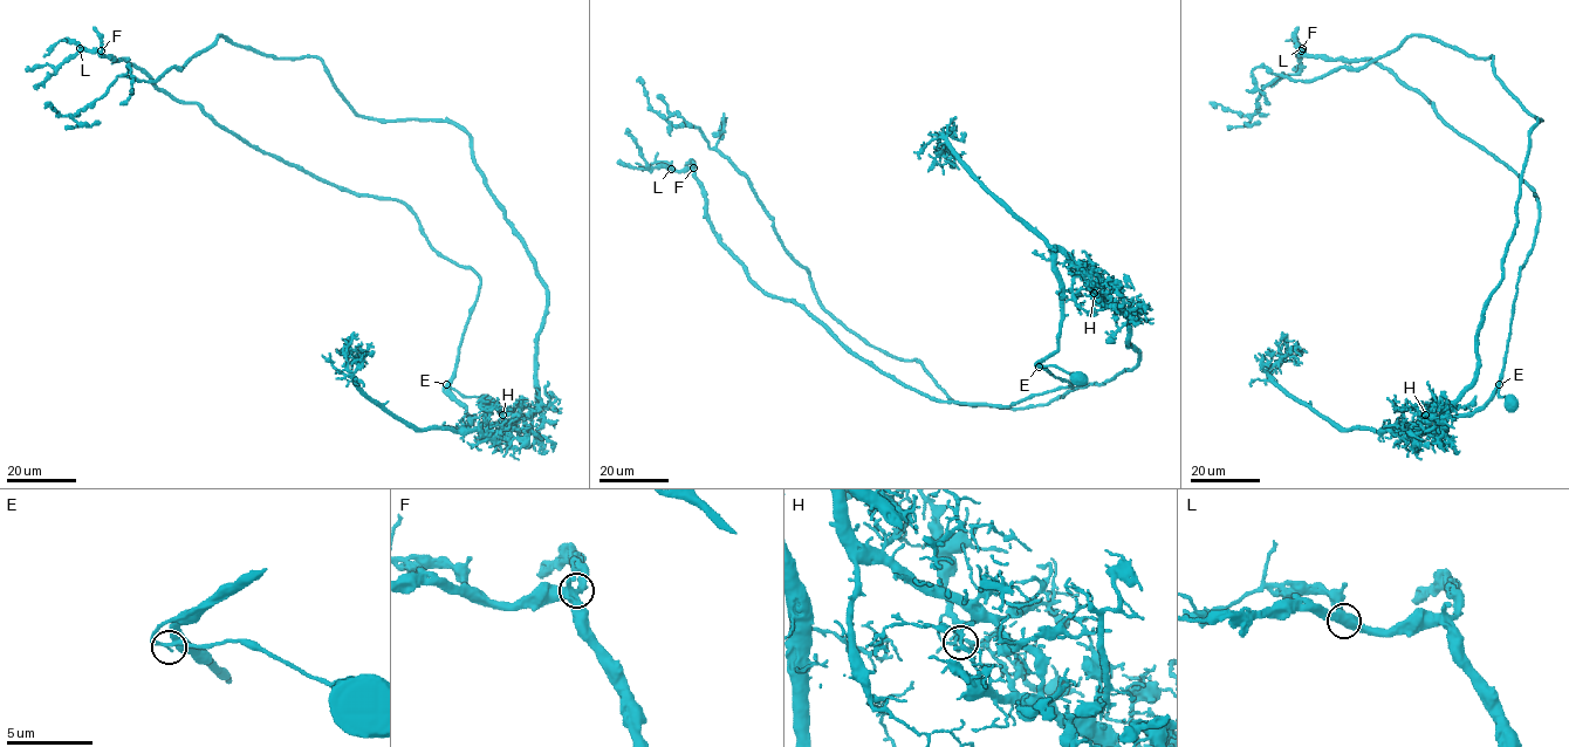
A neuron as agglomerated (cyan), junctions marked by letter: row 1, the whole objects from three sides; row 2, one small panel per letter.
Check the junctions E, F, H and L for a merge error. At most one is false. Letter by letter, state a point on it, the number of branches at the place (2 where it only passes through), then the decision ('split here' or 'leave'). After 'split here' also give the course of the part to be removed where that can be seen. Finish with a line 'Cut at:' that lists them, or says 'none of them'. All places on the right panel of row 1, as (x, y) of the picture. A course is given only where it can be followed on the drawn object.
E: at (1499, 384); 2 branches meet; leave
F: at (1301, 50); 3 branches meet; leave
H: at (1425, 415); 3 branches meet; split here; foreign part runs (1425, 415), (1474, 377), (1541, 120), (1492, 56), (1420, 35), (1363, 67), (1273, 79), (1249, 116), (1210, 102)
L: at (1302, 48); 3 branches meet; leave
Cut at: H

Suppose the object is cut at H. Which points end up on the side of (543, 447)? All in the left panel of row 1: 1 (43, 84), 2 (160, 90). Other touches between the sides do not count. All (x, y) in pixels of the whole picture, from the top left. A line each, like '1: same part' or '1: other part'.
1: other part
2: other part

